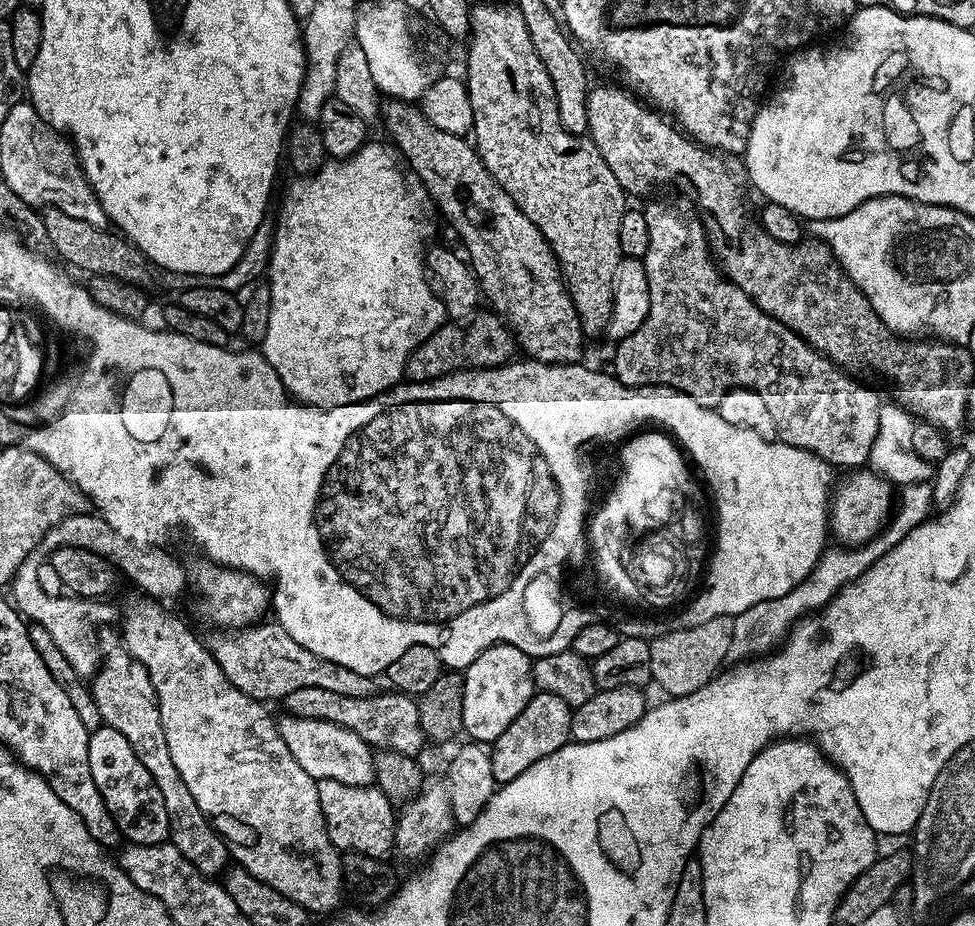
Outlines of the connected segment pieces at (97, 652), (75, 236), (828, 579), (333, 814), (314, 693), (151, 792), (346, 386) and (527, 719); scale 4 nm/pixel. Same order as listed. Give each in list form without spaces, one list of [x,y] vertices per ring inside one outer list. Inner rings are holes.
[[[79,512],[77,516],[66,518],[58,522],[45,536],[40,539],[40,544],[32,551],[18,566],[16,575],[10,581],[10,598],[16,610],[20,612],[25,619],[35,624],[41,625],[49,631],[50,638],[58,645],[58,650],[65,655],[70,666],[74,667],[76,673],[83,680],[91,679],[96,675],[102,659],[102,653],[99,647],[99,634],[102,627],[109,627],[115,619],[119,619],[120,612],[103,599],[88,599],[61,594],[52,596],[46,594],[39,586],[37,580],[37,570],[40,564],[45,563],[46,558],[52,555],[52,552],[60,547],[78,547],[104,557],[114,565],[117,571],[124,573],[134,582],[137,582],[143,595],[153,600],[169,602],[175,596],[180,596],[184,592],[184,587],[189,587],[189,573],[184,573],[184,568],[171,556],[164,552],[163,547],[159,545],[140,545],[130,542],[128,538],[118,534],[110,525],[106,523],[98,514],[89,514],[88,512]]]
[[[57,208],[43,213],[44,225],[55,248],[55,255],[63,262],[88,272],[90,276],[113,277],[141,288],[151,282],[149,263],[145,256],[123,236],[111,229],[98,228],[78,218],[70,218]],[[61,257],[61,258],[60,258]],[[66,261],[66,262],[65,262]]]
[[[931,483],[903,485],[898,492],[898,503],[879,536],[856,547],[829,547],[820,556],[814,570],[810,570],[808,577],[802,582],[798,582],[798,586],[794,586],[794,590],[790,590],[790,594],[782,594],[782,598],[763,600],[758,602],[758,606],[750,606],[750,610],[742,610],[742,614],[734,616],[734,638],[730,638],[728,660],[743,662],[753,658],[763,658],[775,652],[783,645],[792,625],[797,620],[827,608],[837,592],[841,592],[862,574],[866,574],[866,570],[870,570],[870,566],[874,566],[874,562],[878,562],[878,558],[882,558],[882,554],[886,554],[891,548],[898,546],[898,542],[902,542],[902,538],[906,538],[906,534],[910,534],[910,530],[914,530],[919,524],[929,519],[931,512],[928,511],[933,511],[933,508]]]
[[[318,780],[316,785],[328,837],[337,850],[344,854],[366,854],[379,860],[393,855],[396,847],[398,812],[379,787],[346,786],[346,782],[333,780]]]
[[[306,686],[306,690],[294,690],[294,694],[284,697],[282,704],[283,707],[288,707],[285,709],[293,716],[334,722],[346,730],[354,730],[354,734],[358,734],[358,738],[362,738],[373,750],[382,752],[394,750],[398,754],[419,757],[424,744],[426,745],[420,704],[403,692],[387,691],[377,691],[371,696],[362,698],[346,698],[346,694],[318,690],[318,686]]]
[[[102,724],[100,728],[89,733],[87,750],[89,751],[90,774],[93,775],[94,784],[98,786],[99,793],[102,794],[106,808],[110,810],[115,824],[120,830],[121,837],[127,842],[136,845],[158,845],[169,839],[168,815],[162,810],[162,801],[158,786],[153,785],[153,778],[146,766],[142,765],[134,748],[125,737],[113,727]]]
[[[366,142],[363,147],[353,154],[353,156],[347,156],[344,159],[332,158],[325,161],[323,167],[321,167],[319,171],[312,176],[297,177],[296,179],[293,179],[294,182],[289,186],[284,196],[282,206],[278,214],[279,217],[276,220],[276,233],[272,236],[272,257],[268,260],[268,277],[266,277],[266,283],[270,290],[270,320],[266,329],[265,340],[262,343],[262,355],[270,362],[270,366],[274,366],[274,370],[278,374],[278,378],[283,382],[285,391],[299,403],[309,404],[315,408],[333,408],[334,406],[365,403],[371,401],[370,398],[376,395],[376,397],[379,397],[387,392],[388,389],[395,388],[397,384],[401,383],[401,381],[405,379],[404,367],[406,366],[406,362],[410,358],[412,351],[414,351],[417,346],[423,342],[423,340],[428,338],[434,330],[438,330],[440,325],[445,323],[446,320],[444,305],[441,300],[436,297],[435,293],[432,292],[424,272],[426,251],[426,243],[424,244],[424,239],[428,236],[428,220],[425,217],[426,210],[422,204],[422,200],[410,188],[409,184],[406,183],[401,170],[398,168],[389,150],[380,144],[372,143],[373,142]]]
[[[536,692],[532,701],[506,726],[504,733],[498,739],[491,741],[492,769],[497,785],[510,782],[522,774],[522,770],[530,770],[542,758],[554,754],[563,744],[570,740],[570,722],[572,709],[562,698],[554,698],[554,694]]]

